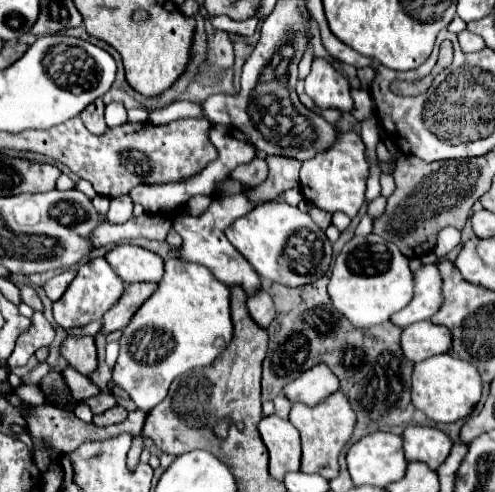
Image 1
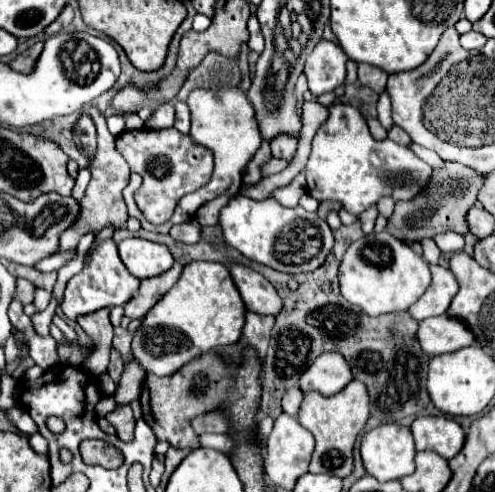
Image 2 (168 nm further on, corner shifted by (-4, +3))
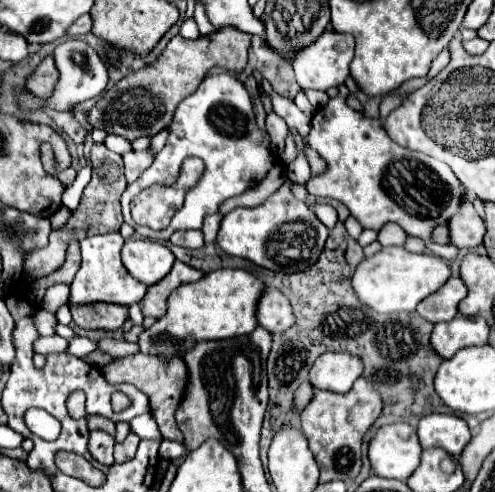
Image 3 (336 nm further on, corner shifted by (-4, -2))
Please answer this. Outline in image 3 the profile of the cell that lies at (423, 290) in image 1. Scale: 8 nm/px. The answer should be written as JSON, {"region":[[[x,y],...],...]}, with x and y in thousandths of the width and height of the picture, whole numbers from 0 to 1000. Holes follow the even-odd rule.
{"region":[[[913,561],[893,589],[869,598],[861,610],[853,610],[840,626],[848,642],[857,642],[869,654],[905,654],[925,638],[929,610],[941,606],[941,577],[929,561]]]}

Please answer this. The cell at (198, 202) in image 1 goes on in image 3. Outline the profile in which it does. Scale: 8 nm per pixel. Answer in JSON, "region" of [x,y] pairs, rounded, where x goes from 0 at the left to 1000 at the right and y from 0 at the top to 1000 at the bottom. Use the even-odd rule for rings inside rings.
{"region":[[[436,431],[436,435],[424,435],[412,443],[412,459],[408,459],[408,472],[412,472],[412,492],[432,492],[436,488],[436,472],[444,463],[444,447],[448,439]]]}

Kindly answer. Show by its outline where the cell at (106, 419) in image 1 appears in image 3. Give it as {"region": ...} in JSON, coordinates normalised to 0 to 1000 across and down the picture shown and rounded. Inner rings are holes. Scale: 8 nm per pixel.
{"region":[[[263,878],[263,882],[259,882],[259,890],[255,890],[251,898],[234,902],[234,907],[230,907],[230,931],[234,931],[234,939],[238,939],[238,943],[246,943],[246,939],[255,939],[255,935],[271,931],[275,911],[279,911],[279,898],[283,898],[283,890],[279,890],[279,886],[271,886],[271,882]]]}

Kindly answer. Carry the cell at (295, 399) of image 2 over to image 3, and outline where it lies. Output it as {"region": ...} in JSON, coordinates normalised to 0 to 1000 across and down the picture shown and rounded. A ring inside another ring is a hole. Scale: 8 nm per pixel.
{"region":[[[614,772],[610,780],[606,780],[606,789],[602,789],[602,797],[598,797],[598,813],[594,813],[594,821],[598,821],[598,837],[606,837],[626,813],[630,813],[630,805],[634,805],[634,789],[622,780],[622,772]]]}

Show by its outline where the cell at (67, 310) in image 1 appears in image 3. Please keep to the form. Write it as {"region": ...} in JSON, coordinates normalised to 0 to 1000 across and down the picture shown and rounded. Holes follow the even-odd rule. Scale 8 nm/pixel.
{"region":[[[242,472],[202,476],[186,480],[162,492],[166,500],[166,541],[145,573],[141,589],[141,614],[149,618],[182,618],[182,614],[230,614],[230,618],[275,618],[291,606],[299,581],[279,573],[259,557],[251,537],[242,533],[242,508],[246,508],[251,484]]]}

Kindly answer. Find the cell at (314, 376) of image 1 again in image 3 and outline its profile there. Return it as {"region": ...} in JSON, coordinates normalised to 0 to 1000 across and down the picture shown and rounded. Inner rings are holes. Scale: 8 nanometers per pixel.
{"region":[[[655,715],[626,752],[626,780],[638,793],[703,797],[731,764],[731,732],[703,715]]]}

